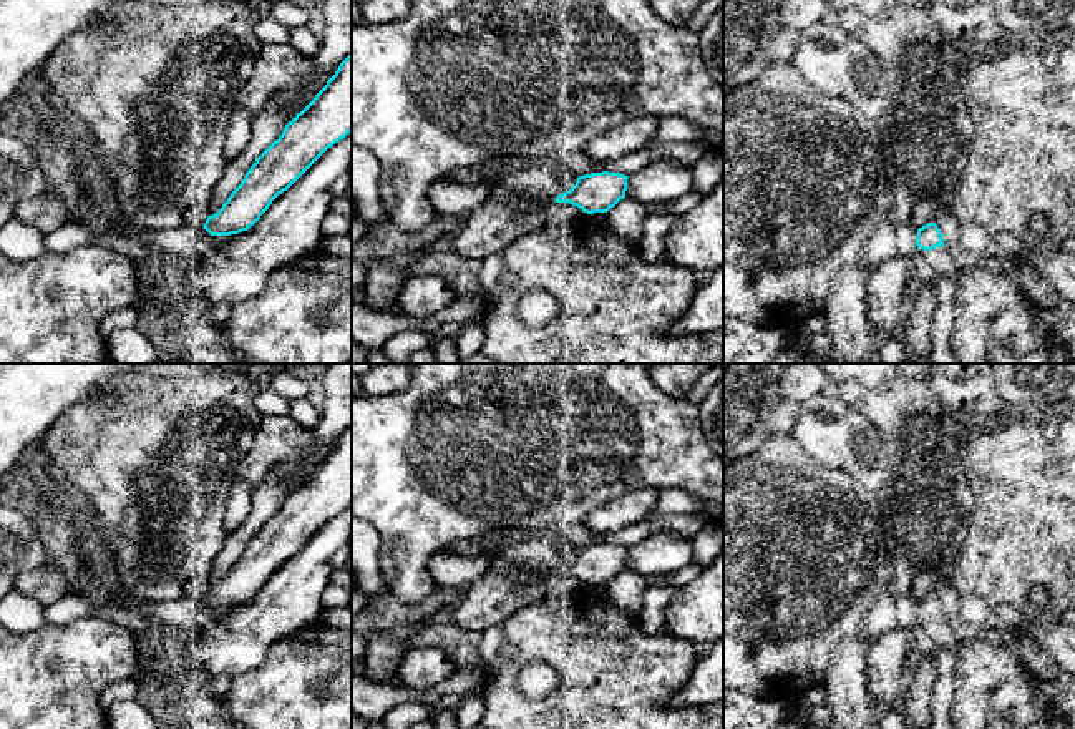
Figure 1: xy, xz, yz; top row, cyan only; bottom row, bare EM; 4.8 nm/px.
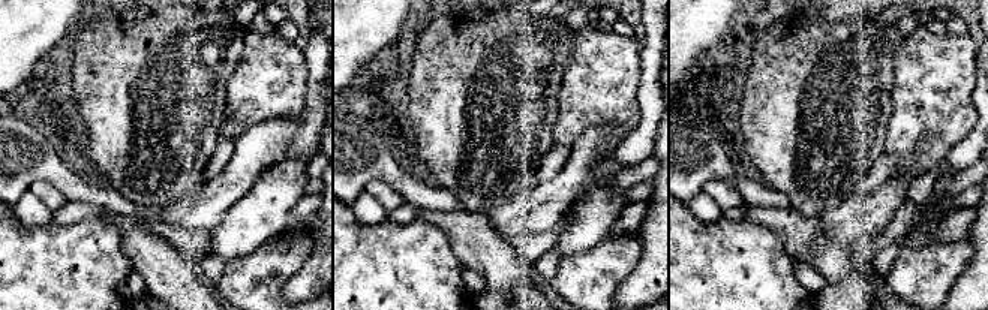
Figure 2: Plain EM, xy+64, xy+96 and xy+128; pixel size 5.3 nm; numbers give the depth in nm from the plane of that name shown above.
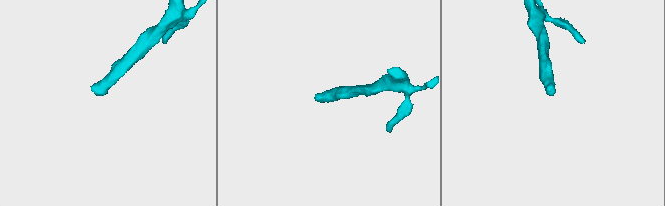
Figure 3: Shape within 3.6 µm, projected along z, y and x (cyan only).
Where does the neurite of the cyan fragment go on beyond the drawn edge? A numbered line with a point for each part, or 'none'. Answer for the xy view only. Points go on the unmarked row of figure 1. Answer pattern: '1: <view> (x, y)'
none

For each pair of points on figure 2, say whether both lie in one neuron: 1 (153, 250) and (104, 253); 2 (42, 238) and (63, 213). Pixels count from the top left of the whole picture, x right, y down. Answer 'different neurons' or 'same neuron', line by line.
1: different neurons
2: different neurons

